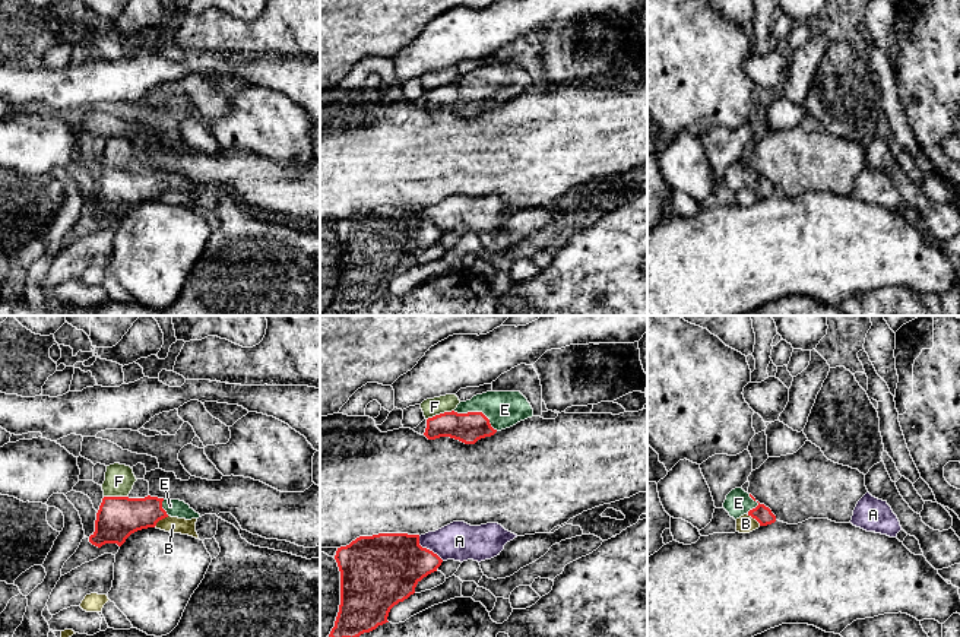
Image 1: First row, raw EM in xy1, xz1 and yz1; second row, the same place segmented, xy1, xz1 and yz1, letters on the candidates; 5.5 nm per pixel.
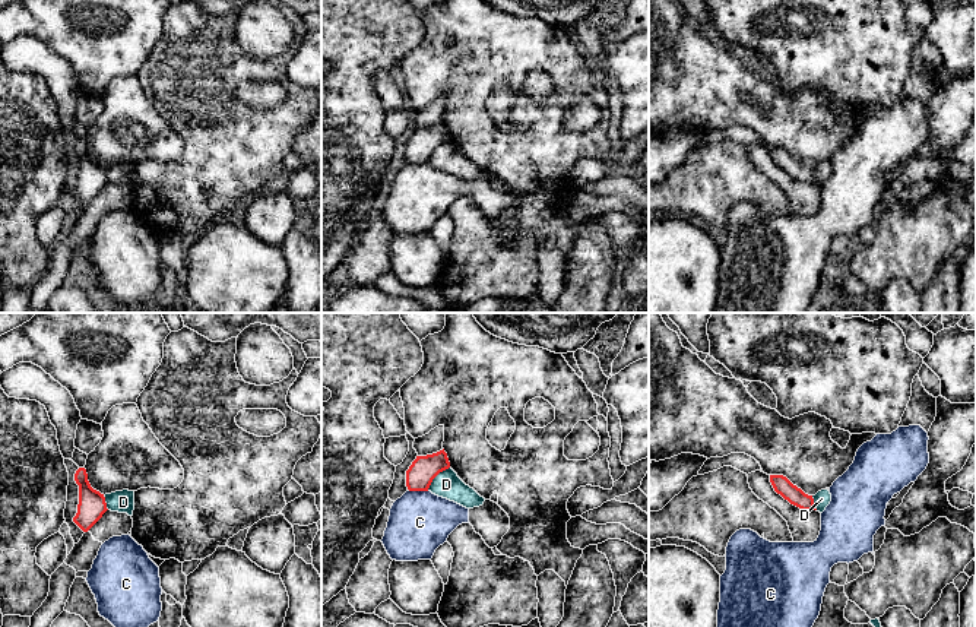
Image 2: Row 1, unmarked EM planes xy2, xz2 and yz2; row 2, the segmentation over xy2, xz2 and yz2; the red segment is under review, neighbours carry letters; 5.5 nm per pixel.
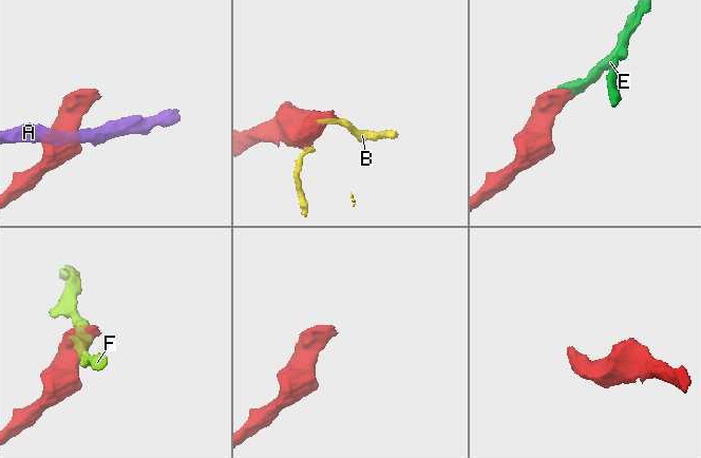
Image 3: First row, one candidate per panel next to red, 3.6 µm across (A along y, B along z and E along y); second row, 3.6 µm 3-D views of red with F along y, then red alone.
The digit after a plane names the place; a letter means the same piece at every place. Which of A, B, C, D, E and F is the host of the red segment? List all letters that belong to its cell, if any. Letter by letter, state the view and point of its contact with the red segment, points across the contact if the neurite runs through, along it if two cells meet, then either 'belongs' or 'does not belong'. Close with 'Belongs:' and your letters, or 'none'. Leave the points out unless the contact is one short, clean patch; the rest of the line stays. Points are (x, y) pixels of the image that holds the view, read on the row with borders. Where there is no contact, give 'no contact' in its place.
A: contact xz1 (428, 550); does not belong
B: contact xy1 (161, 519); border xy1 (168, 516), (154, 526); does not belong
C: contact xz2 (418, 490); border xz2 (409, 490), (427, 491); does not belong
D: contact xz2 (436, 475); border xz2 (449, 466), (433, 480), (427, 490); does not belong
E: contact xz1 (477, 412); way xz1 (471, 427), (477, 412), (504, 409); belongs
F: contact xz1 (440, 414); border xz1 (453, 409), (436, 414), (427, 420); does not belong
Belongs: E

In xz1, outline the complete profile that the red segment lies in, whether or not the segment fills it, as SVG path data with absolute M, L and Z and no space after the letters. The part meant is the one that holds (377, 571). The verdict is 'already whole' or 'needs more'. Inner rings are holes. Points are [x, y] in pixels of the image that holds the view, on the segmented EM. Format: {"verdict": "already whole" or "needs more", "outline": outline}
{"verdict": "already whole", "outline": "M408 533L359 536L338 548L335 560L340 571L340 605L329 637L359 637L389 622L390 609L414 595L416 584L443 562L419 545L419 535Z"}

